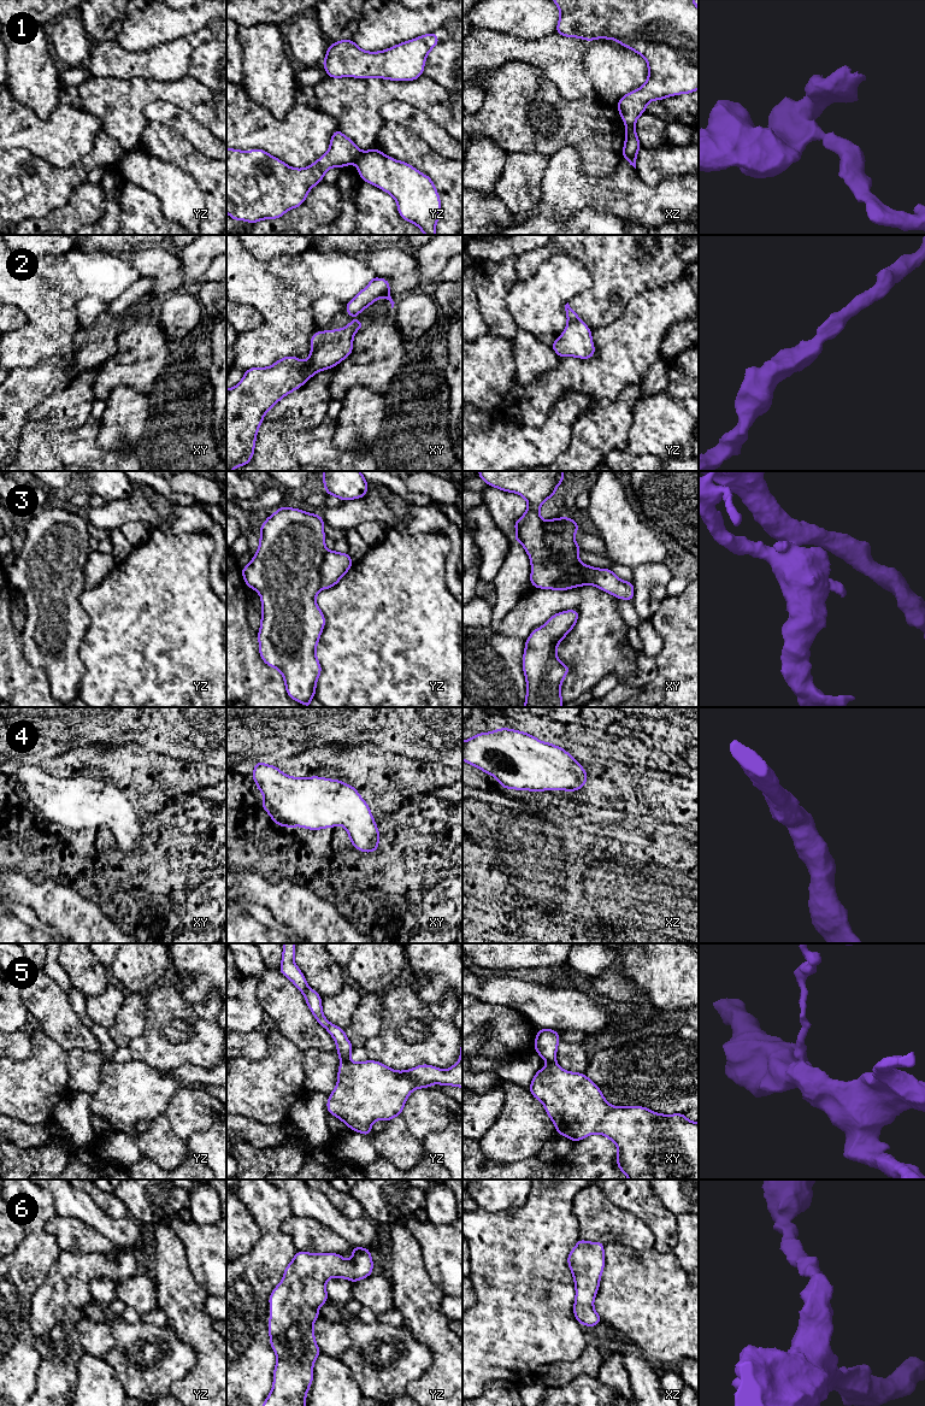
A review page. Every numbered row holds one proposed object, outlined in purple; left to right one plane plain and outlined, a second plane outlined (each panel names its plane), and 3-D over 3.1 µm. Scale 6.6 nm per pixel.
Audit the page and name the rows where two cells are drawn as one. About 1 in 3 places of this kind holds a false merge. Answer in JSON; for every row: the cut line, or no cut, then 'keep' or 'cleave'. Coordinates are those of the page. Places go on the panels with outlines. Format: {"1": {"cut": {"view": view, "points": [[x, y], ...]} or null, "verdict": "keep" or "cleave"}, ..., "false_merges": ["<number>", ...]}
{"1": {"cut": {"view": "yz", "points": [[363, 152], [355, 162]]}, "verdict": "cleave"}, "2": {"cut": null, "verdict": "keep"}, "3": {"cut": {"view": "xy", "points": [[542, 521], [543, 541], [552, 559], [581, 564]]}, "verdict": "cleave"}, "4": {"cut": null, "verdict": "keep"}, "5": {"cut": {"view": "yz", "points": [[348, 1059], [341, 1062]]}, "verdict": "cleave"}, "6": {"cut": null, "verdict": "keep"}, "false_merges": ["1", "3", "5"]}

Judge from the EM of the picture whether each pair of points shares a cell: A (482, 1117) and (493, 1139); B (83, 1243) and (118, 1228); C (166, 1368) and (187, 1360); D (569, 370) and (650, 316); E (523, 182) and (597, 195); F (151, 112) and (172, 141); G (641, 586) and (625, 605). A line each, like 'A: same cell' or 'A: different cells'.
A: different cells
B: different cells
C: same cell
D: same cell
E: different cells
F: different cells
G: different cells

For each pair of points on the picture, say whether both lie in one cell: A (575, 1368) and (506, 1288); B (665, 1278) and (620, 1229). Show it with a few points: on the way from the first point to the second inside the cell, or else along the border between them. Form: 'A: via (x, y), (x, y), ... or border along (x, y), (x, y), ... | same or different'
A: border along (590, 1341), (575, 1360), (551, 1362), (543, 1366) | different
B: border along (612, 1242), (619, 1242), (635, 1249), (652, 1248) | different

